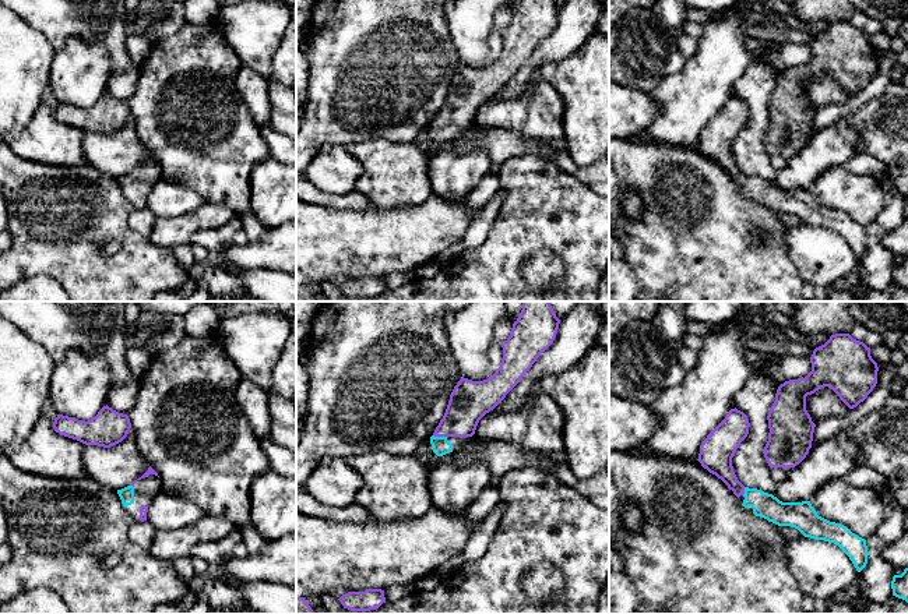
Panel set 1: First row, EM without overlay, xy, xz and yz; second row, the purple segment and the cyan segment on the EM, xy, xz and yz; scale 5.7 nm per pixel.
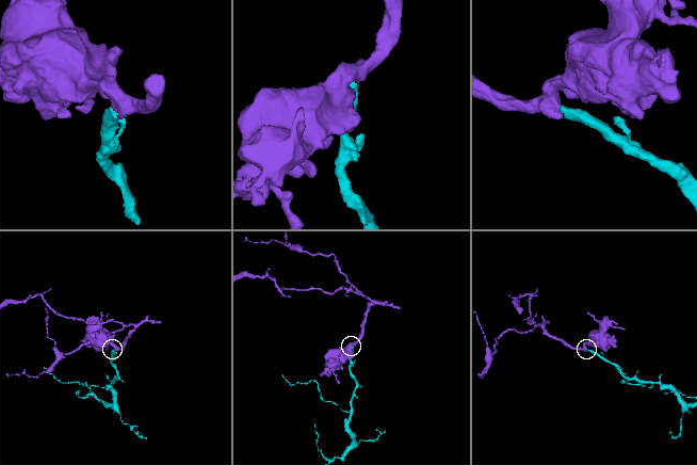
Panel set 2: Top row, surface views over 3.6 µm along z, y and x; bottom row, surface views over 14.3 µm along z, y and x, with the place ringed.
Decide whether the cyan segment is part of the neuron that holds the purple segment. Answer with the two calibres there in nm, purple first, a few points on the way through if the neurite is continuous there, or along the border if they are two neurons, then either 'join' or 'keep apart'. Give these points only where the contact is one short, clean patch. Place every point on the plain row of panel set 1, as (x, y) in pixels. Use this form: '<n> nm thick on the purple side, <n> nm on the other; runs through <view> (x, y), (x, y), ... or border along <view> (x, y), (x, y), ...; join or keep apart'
220 nm thick on the purple side, 100 nm on the other; join

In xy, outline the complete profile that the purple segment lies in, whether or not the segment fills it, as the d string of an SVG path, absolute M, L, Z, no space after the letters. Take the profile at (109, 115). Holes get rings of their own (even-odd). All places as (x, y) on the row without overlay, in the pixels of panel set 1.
M106 92L88 109L57 102L53 116L60 123L85 133L110 135L127 124L131 110L127 102L119 100Z

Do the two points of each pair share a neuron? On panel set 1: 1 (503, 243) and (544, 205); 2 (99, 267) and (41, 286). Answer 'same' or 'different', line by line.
1: same
2: different

